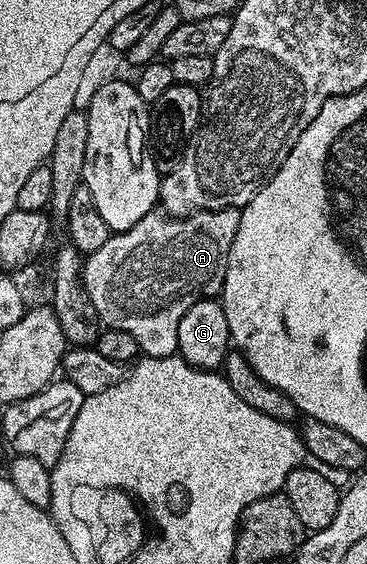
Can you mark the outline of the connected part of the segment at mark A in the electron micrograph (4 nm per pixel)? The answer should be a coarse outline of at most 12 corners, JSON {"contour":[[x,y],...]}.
{"contour":[[237,209],[147,213],[85,257],[106,328],[174,357],[223,291]]}

